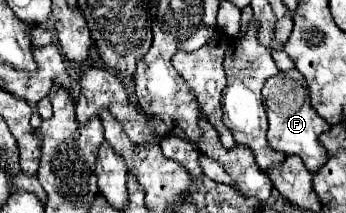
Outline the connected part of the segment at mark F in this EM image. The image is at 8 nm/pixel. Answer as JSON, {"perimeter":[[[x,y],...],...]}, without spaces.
{"perimeter":[[[296,69],[270,77],[262,89],[262,101],[264,101],[266,115],[268,115],[268,125],[270,125],[268,127],[268,145],[274,151],[282,151],[286,155],[300,157],[312,175],[318,173],[318,169],[324,167],[324,163],[328,161],[326,149],[320,143],[320,135],[324,131],[328,131],[330,125],[312,109],[304,77]]]}

